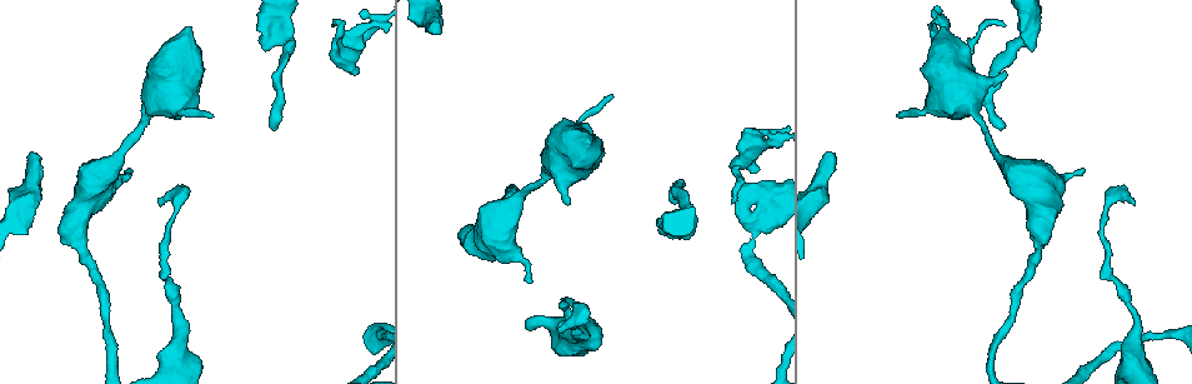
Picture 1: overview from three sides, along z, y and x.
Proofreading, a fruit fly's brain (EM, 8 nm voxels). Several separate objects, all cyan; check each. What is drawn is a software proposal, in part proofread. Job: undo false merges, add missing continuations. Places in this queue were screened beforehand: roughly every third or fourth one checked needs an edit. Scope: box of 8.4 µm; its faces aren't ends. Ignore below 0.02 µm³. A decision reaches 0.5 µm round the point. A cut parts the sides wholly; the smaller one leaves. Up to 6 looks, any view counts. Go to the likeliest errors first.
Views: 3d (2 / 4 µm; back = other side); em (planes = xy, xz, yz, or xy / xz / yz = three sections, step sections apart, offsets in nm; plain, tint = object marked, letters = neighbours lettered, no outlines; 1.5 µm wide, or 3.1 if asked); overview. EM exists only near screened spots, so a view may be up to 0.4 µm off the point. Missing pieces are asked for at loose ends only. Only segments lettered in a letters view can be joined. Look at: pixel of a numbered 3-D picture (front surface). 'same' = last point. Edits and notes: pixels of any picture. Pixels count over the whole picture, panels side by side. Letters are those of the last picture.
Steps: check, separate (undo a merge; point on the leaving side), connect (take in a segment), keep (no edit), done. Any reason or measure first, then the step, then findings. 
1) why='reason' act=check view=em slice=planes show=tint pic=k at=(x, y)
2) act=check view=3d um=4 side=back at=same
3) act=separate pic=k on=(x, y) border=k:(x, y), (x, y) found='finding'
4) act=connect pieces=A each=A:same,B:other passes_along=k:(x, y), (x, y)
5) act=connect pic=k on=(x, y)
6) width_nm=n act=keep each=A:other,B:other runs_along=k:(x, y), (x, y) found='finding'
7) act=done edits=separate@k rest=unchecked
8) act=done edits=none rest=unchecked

why='free end' act=check view=em slice=planes show=letters pic=1 at=(830, 152)

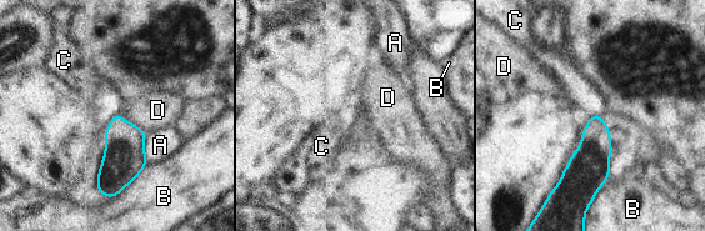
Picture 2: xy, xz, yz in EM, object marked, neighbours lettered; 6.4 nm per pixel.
width_nm=190 act=keep each=A:other,B:other,C:other,D:other found='no lettered segment goes on from it'

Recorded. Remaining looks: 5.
why='free end' act=check view=em slice=planes show=plain pic=1 at=(359, 69)

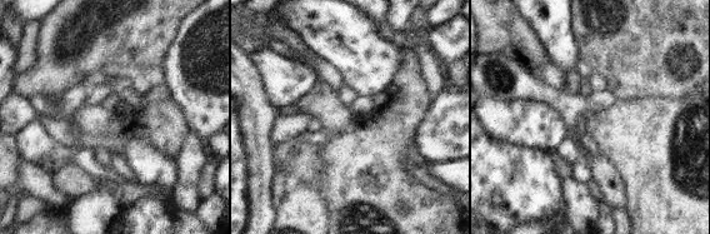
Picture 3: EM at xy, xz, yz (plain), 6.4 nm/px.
act=check view=em slice=planes show=letters at=same

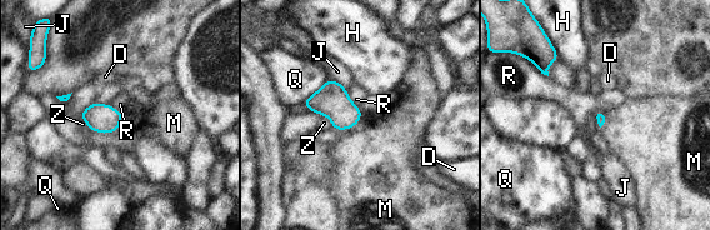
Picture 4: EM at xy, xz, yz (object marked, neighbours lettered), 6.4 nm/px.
longest_contact=Q:190nm act=connect pieces=M each=D:other,H:other,J:other,M:same,Q:other,R:other,Z:other passes_along=4:(600, 116), (604, 121), (640, 133) found='it goes on there'

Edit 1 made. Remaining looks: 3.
why='an open end' act=check view=em slice=planes show=letters pic=1 at=(212, 115)

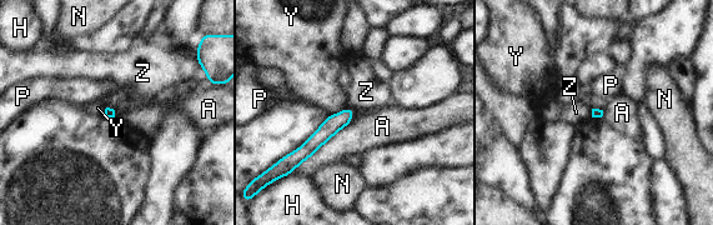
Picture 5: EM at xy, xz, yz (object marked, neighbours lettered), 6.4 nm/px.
act=keep each=A:other,H:other,N:other,P:other,Y:other,Z:other found='none of them fits'

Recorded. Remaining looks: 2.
act=done edits=connect@4 rest=unchecked

